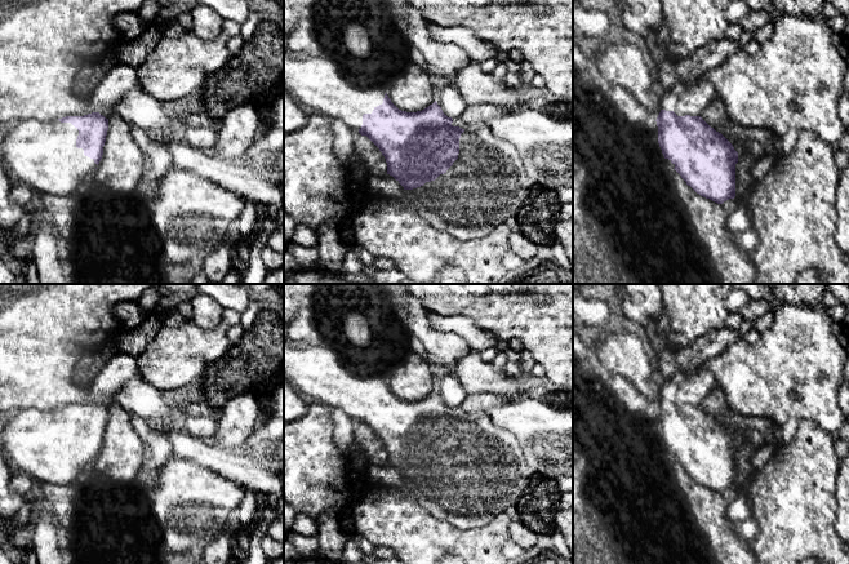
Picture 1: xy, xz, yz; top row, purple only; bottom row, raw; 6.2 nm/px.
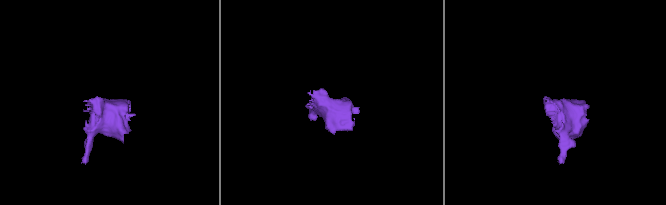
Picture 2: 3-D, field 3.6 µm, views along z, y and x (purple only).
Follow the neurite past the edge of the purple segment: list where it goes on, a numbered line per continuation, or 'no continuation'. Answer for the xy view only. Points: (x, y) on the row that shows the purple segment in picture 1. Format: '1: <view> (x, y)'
1: xy (43, 155)

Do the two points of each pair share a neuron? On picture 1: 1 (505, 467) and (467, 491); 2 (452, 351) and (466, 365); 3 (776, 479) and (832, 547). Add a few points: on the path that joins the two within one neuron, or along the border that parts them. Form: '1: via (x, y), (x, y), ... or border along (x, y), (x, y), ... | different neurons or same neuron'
1: via (496, 471), (487, 471), (476, 482) | same neuron
2: border along (471, 350), (456, 363), (450, 374) | different neurons
3: via (792, 496), (795, 510), (816, 531) | same neuron

